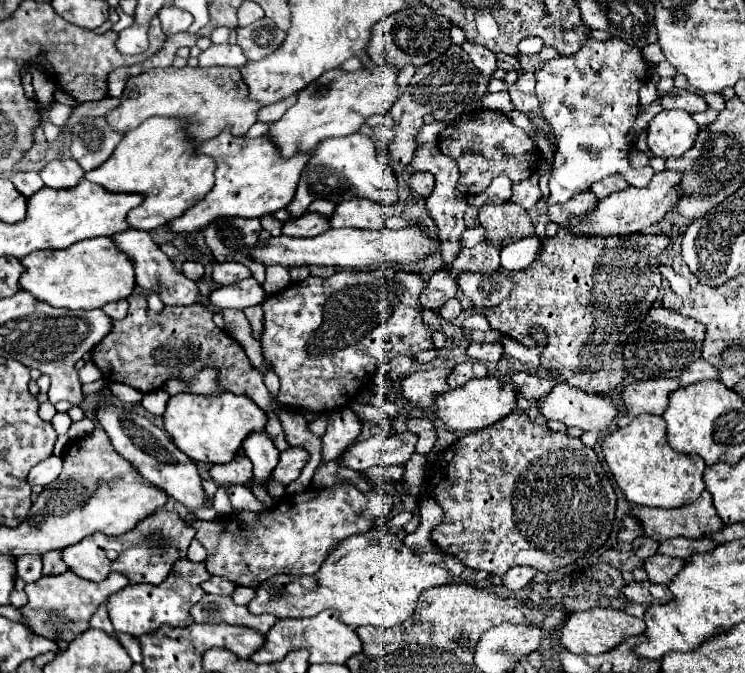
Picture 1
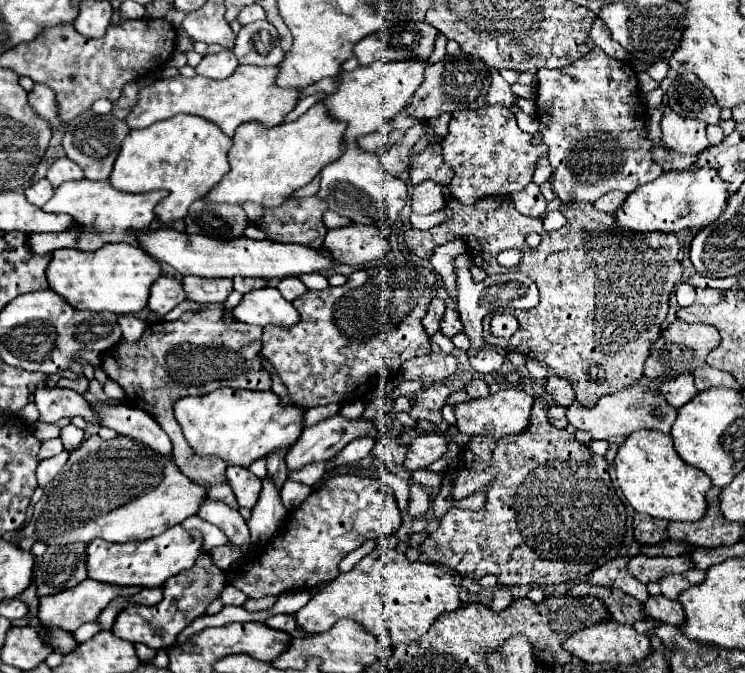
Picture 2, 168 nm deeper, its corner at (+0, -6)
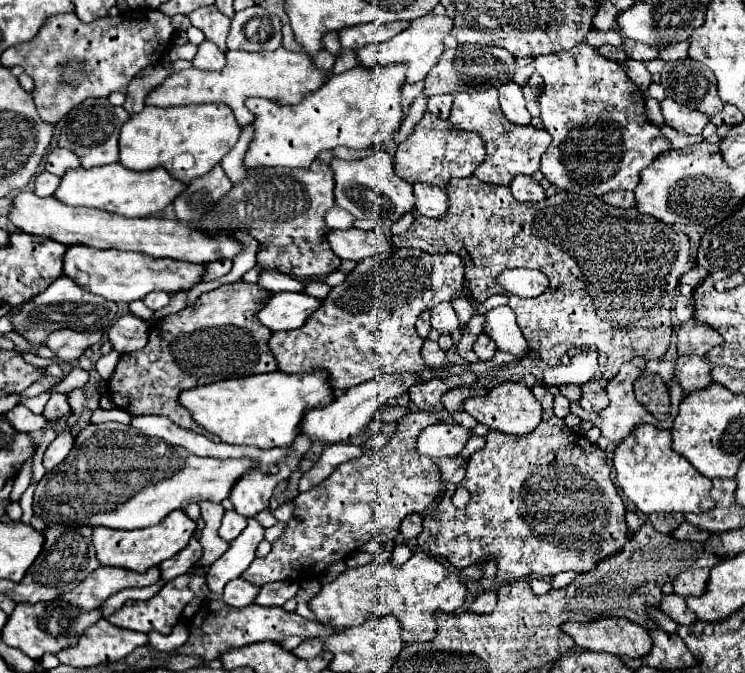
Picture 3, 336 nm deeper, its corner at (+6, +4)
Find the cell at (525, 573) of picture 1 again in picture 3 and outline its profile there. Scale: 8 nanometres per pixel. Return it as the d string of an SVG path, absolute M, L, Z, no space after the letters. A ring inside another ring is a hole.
M482 592L468 608L472 614L488 614L496 606L496 592Z

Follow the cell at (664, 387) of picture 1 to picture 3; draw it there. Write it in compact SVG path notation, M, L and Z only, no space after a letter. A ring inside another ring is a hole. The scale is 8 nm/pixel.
M696 354L680 356L676 366L678 366L680 384L686 392L704 390L704 388L714 384L712 364L706 360L706 356L696 356Z

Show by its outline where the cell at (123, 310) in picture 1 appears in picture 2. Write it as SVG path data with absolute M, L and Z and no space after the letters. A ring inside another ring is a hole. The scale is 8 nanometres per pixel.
M132 314L118 316L118 324L122 328L122 340L126 340L126 342L136 342L136 338L140 338L140 334L146 328L146 322Z

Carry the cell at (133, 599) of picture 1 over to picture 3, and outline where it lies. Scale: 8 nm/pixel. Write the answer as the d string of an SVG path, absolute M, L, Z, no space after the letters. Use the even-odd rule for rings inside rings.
M190 574L178 576L170 580L158 596L148 602L134 602L128 600L122 608L118 608L108 622L120 628L138 630L138 632L160 632L170 634L174 624L178 622L184 606L194 598L194 592L188 588Z

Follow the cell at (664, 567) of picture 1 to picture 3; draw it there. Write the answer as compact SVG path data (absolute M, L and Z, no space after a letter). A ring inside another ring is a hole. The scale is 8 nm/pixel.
M688 570L674 580L674 592L678 596L702 596L706 592L708 578L708 570Z

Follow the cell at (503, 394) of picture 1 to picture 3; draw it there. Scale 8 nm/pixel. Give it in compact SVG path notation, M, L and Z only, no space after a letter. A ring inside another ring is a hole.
M502 382L494 386L486 396L472 396L466 400L464 410L474 416L480 424L504 432L504 434L514 434L514 436L524 436L532 432L540 420L542 420L542 406L530 392L530 388L522 382Z

